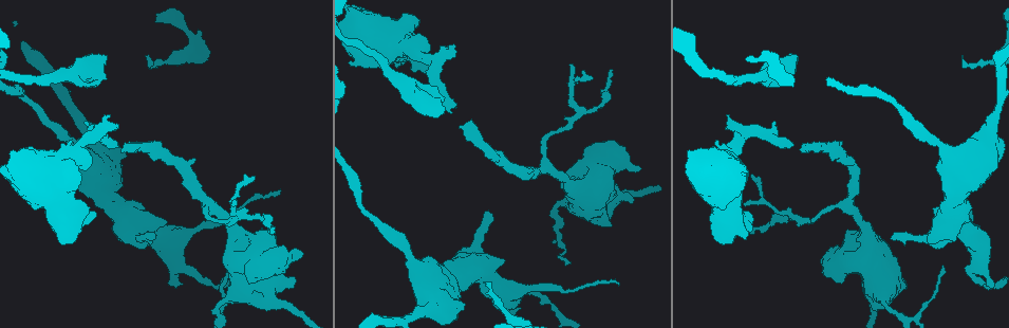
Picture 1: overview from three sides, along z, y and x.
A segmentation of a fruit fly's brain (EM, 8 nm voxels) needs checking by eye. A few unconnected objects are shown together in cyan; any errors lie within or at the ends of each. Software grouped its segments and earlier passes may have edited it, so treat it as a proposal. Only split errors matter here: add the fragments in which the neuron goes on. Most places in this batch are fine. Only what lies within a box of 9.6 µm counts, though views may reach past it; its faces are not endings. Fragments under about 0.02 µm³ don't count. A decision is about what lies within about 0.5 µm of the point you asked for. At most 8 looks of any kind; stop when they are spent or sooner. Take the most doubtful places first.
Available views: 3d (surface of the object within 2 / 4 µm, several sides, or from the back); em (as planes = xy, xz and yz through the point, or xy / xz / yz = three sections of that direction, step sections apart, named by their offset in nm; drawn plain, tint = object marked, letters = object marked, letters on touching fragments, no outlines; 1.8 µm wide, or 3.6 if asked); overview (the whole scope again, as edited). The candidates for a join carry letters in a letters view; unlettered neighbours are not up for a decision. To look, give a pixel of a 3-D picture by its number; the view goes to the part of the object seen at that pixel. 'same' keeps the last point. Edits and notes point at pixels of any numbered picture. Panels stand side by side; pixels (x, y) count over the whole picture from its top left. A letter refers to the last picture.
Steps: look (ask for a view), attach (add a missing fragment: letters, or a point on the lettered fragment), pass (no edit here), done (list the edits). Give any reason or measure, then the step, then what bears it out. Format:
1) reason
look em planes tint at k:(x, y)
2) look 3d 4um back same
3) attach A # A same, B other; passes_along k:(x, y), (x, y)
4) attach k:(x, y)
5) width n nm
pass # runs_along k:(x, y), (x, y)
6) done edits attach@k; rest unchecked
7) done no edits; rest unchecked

tapers out
look em planes letters at 1:(487, 283)

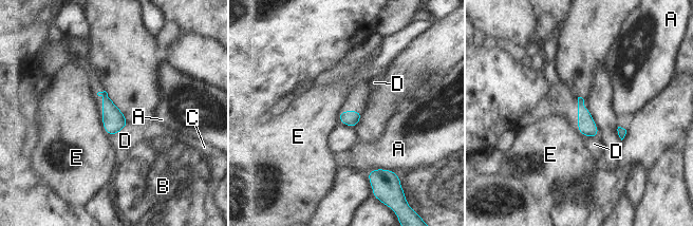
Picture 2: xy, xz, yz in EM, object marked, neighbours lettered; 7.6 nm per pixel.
pass # A other, B other, C other, D other, E other; border 2:(100, 117), (104, 129), (111, 136); no lettered fragment goes on from it

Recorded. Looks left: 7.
branch stops here
look em planes tint at 1:(486, 211)

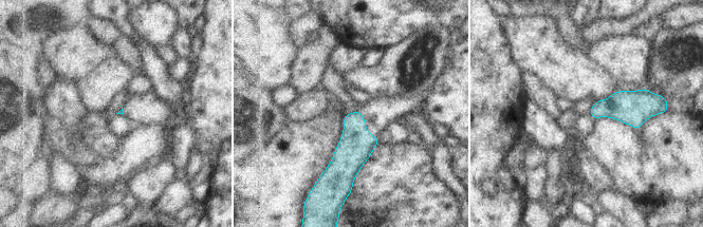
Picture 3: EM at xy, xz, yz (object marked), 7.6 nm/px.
look em planes letters same

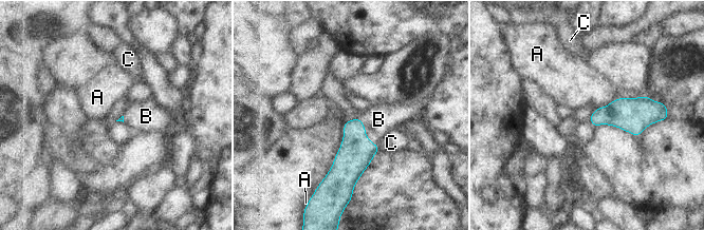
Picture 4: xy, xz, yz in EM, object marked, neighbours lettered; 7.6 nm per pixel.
attach B # A other, B same, C other; passes_along 4:(356, 151), (365, 132), (378, 119); it goes on there

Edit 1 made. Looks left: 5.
see it whole again
look overview

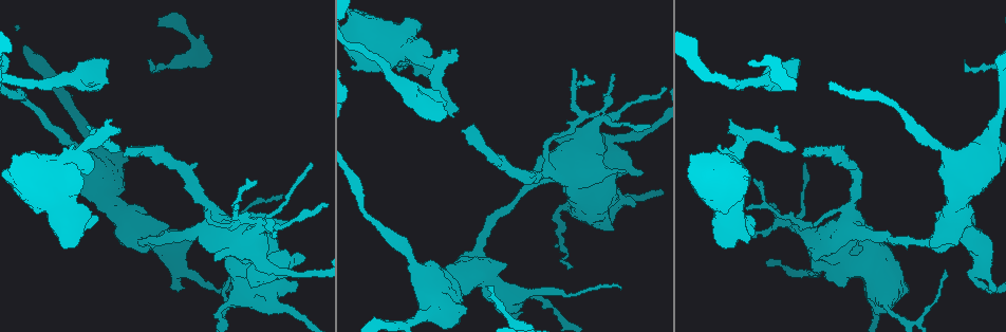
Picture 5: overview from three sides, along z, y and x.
look em planes letters at 5:(113, 148)

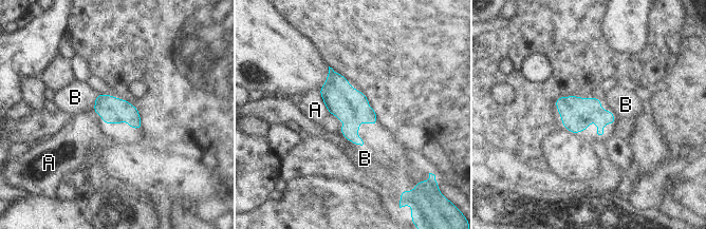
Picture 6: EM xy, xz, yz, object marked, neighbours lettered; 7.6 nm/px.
pass # A other, B other; no lettered fragment goes on from it

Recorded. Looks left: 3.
branch stops here
look em planes tint at 5:(456, 49)

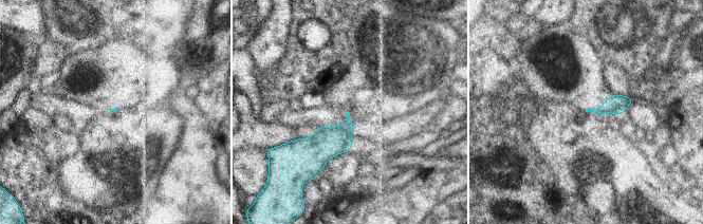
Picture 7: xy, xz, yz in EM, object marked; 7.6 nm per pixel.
what lies round it
look em planes letters same

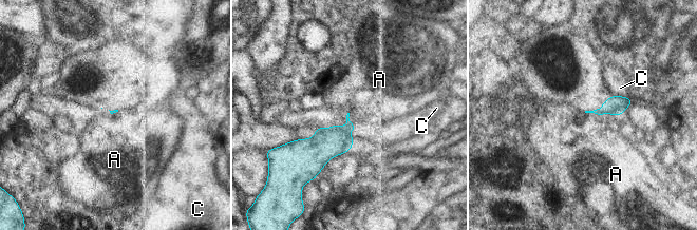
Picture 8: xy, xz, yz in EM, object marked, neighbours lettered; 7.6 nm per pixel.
pass # A other, C other; border 8:(347, 112), (353, 126), (354, 141); none of them fits

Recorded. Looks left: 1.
done edits attach@4; rest unchecked

